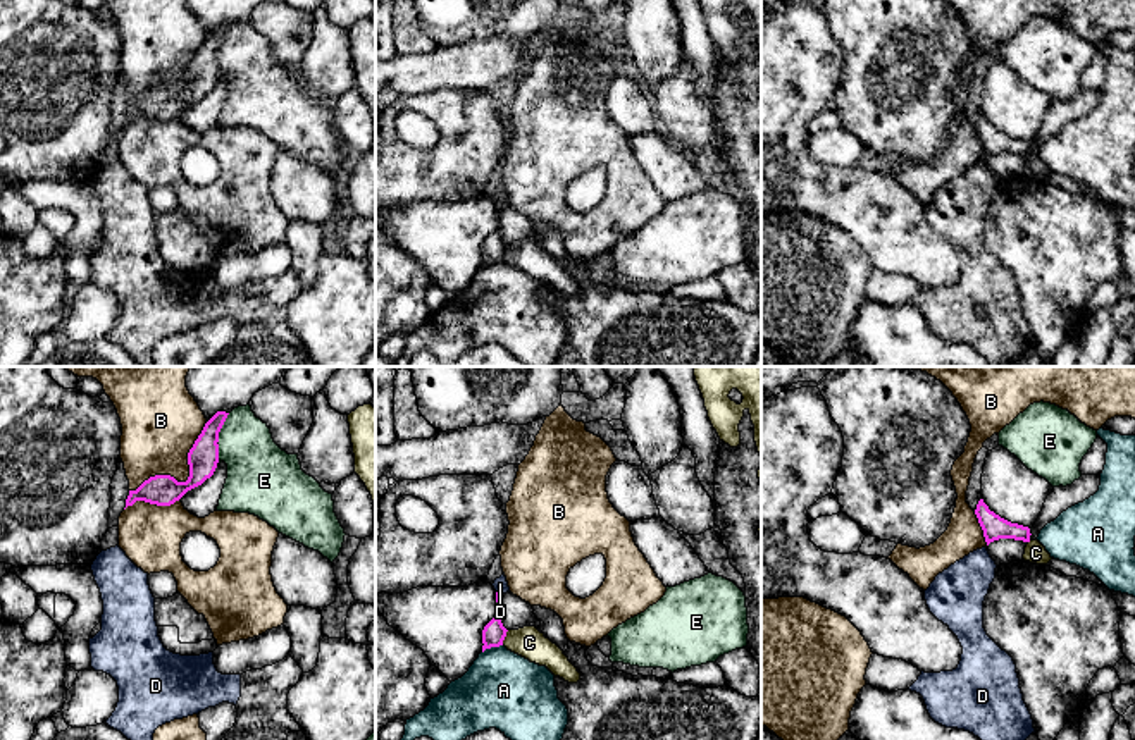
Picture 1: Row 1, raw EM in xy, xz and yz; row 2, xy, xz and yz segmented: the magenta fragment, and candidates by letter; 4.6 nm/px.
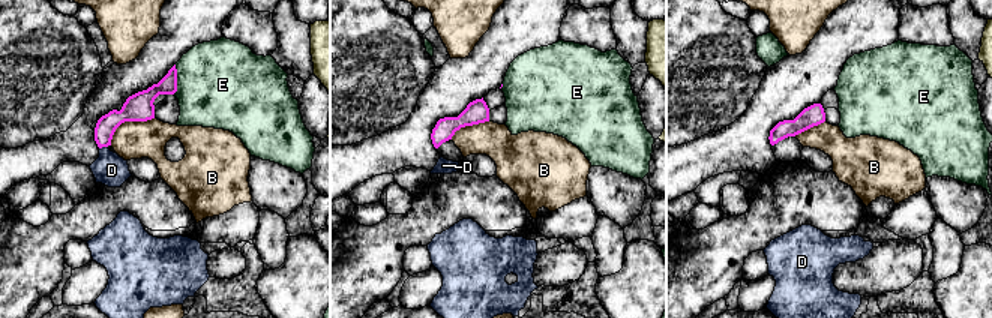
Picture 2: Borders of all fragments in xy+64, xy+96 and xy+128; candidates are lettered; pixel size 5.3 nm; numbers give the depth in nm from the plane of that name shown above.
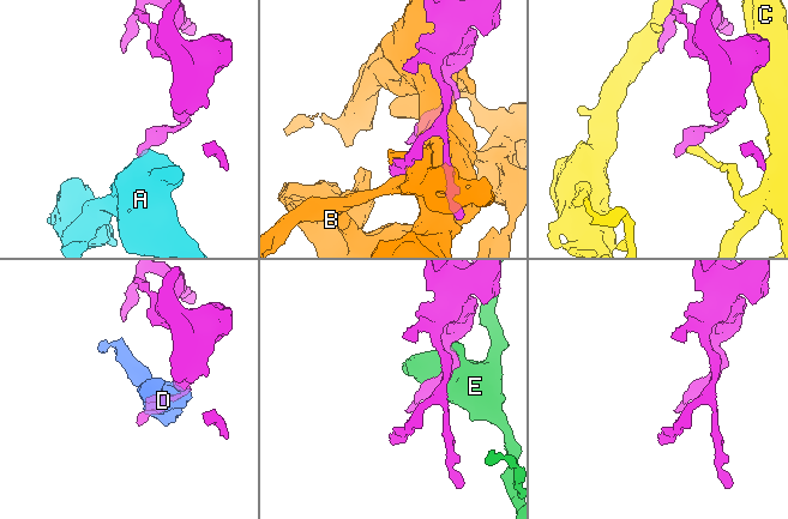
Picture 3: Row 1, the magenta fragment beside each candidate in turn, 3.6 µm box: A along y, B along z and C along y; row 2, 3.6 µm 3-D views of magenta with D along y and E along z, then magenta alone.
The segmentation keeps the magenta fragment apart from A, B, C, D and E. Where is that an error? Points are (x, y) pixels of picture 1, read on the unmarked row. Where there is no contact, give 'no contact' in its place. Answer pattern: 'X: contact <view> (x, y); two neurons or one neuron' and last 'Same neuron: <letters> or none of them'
A: contact xz (491, 260); two neurons
B: contact xy (188, 93); two neurons
C: contact xz (505, 250); two neurons
D: contact xz (498, 207); two neurons
E: contact xy (217, 50); two neurons
Same neuron: none of them

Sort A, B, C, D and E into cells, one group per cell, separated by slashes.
A / B / C / D / E

